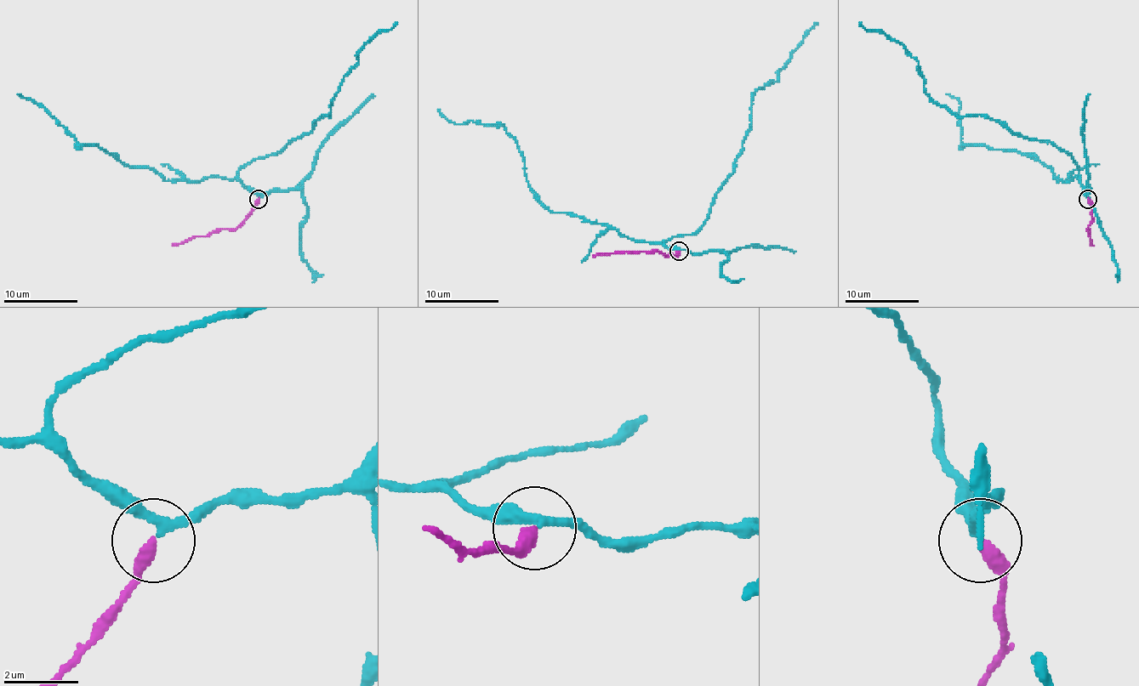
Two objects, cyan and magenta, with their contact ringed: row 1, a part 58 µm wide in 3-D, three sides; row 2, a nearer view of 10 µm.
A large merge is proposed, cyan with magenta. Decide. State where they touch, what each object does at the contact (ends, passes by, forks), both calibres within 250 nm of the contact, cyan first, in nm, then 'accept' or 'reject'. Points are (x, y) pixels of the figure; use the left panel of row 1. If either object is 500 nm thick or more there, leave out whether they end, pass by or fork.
(259, 199) | cyan passes by | magenta ends | 240/360 nm | accept

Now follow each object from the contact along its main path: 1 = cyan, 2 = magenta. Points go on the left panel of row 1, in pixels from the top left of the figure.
1: (259, 197), (238, 172), (303, 137), (323, 115), (331, 116), (331, 99), (358, 52), (397, 22)
2: (259, 199), (255, 208), (235, 229), (216, 229), (207, 236), (194, 236), (172, 245)

